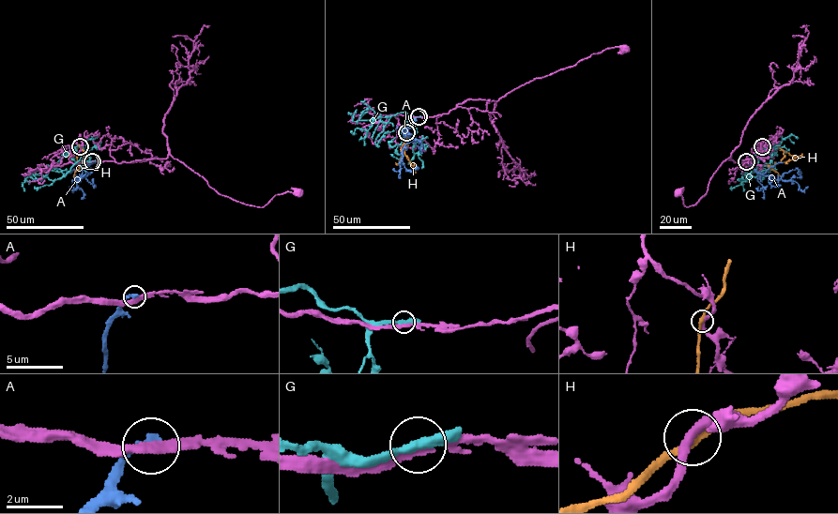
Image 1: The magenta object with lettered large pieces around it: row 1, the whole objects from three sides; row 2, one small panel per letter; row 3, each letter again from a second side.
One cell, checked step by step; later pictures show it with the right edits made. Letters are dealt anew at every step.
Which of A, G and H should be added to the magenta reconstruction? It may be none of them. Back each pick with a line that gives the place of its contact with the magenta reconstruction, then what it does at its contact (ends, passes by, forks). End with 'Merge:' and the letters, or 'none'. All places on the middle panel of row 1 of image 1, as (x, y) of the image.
H: meets magenta at (406, 132); it passes by
Merge: H

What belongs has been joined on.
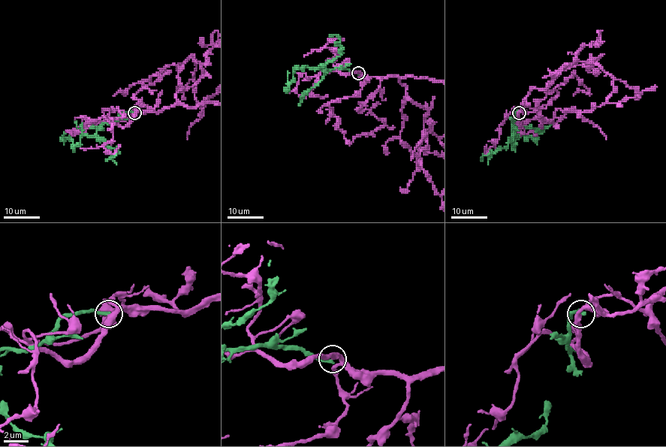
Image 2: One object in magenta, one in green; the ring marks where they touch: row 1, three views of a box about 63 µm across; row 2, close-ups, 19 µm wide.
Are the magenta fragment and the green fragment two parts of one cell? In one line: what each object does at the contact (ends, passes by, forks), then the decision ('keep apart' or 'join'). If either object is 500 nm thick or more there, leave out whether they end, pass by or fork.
magenta passes by; green ends there; keep apart

